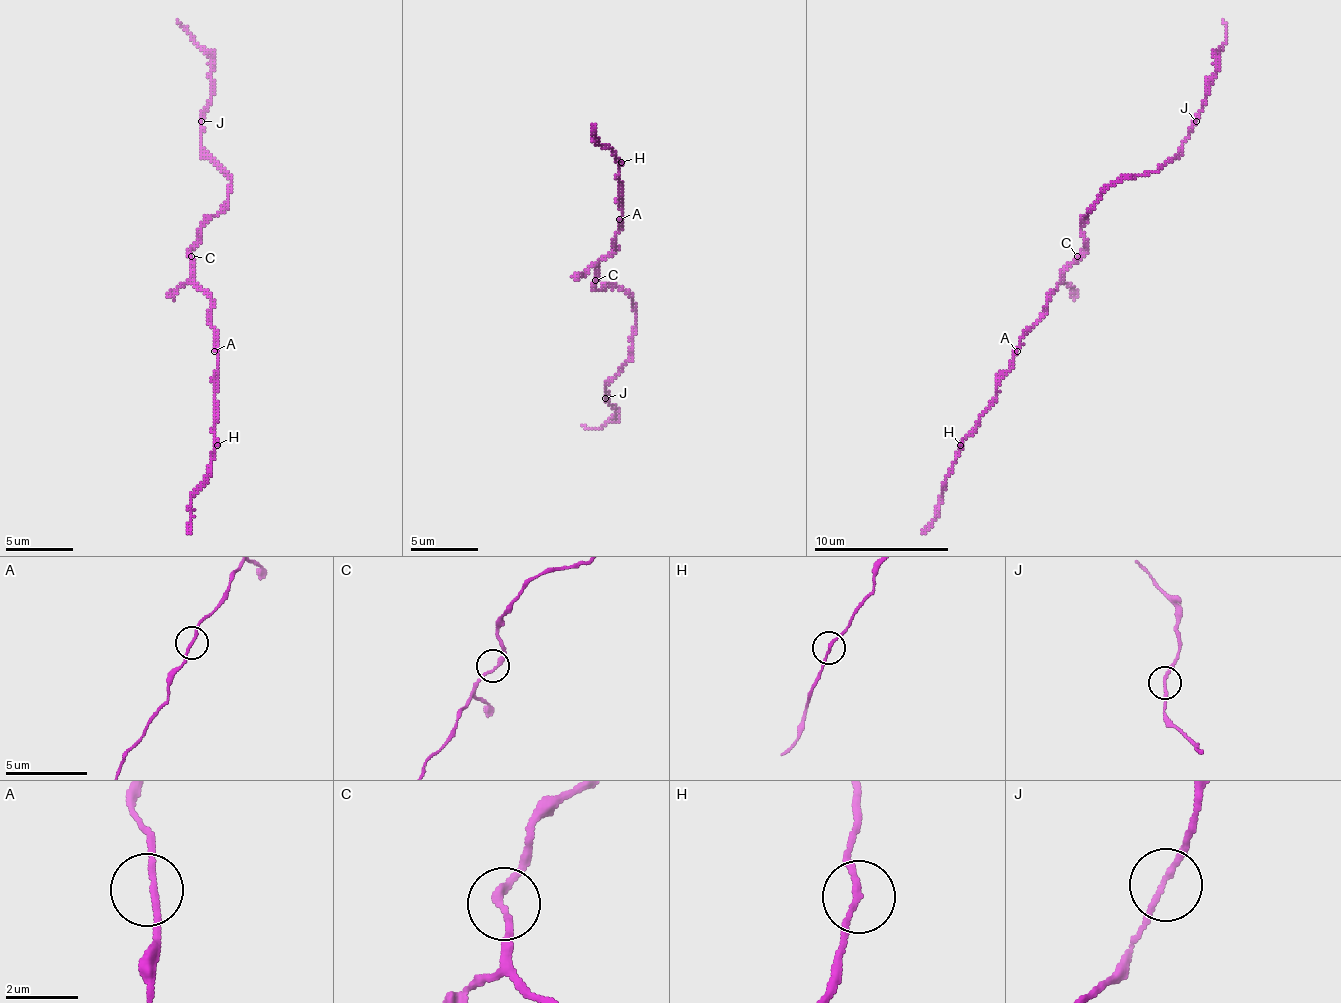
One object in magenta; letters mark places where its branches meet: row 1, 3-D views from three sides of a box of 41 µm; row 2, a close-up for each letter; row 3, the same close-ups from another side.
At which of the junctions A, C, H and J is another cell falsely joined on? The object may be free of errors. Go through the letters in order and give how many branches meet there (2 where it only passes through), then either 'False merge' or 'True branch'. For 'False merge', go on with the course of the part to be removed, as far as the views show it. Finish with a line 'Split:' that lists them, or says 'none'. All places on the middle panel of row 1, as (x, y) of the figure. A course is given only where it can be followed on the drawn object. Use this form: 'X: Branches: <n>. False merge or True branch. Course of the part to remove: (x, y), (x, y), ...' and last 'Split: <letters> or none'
A: Branches: 2. True branch
C: Branches: 2. True branch
H: Branches: 2. True branch
J: Branches: 2. True branch
Split: none

